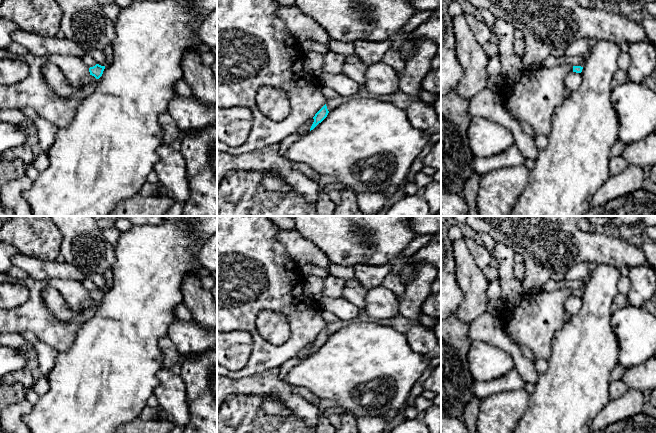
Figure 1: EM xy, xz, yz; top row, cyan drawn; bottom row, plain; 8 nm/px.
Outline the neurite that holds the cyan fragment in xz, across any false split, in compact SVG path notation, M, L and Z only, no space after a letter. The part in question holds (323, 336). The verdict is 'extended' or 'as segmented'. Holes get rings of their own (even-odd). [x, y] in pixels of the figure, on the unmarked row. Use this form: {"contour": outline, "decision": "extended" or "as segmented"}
{"contour": "M325 328L313 341L314 346L310 352L310 355L313 354L319 347L321 347L327 341L328 337L329 335Z", "decision": "as segmented"}

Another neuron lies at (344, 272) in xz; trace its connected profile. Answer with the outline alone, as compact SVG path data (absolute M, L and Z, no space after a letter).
M330 263L329 272L331 276L338 277L344 280L354 278L354 267L353 266L343 266Z

